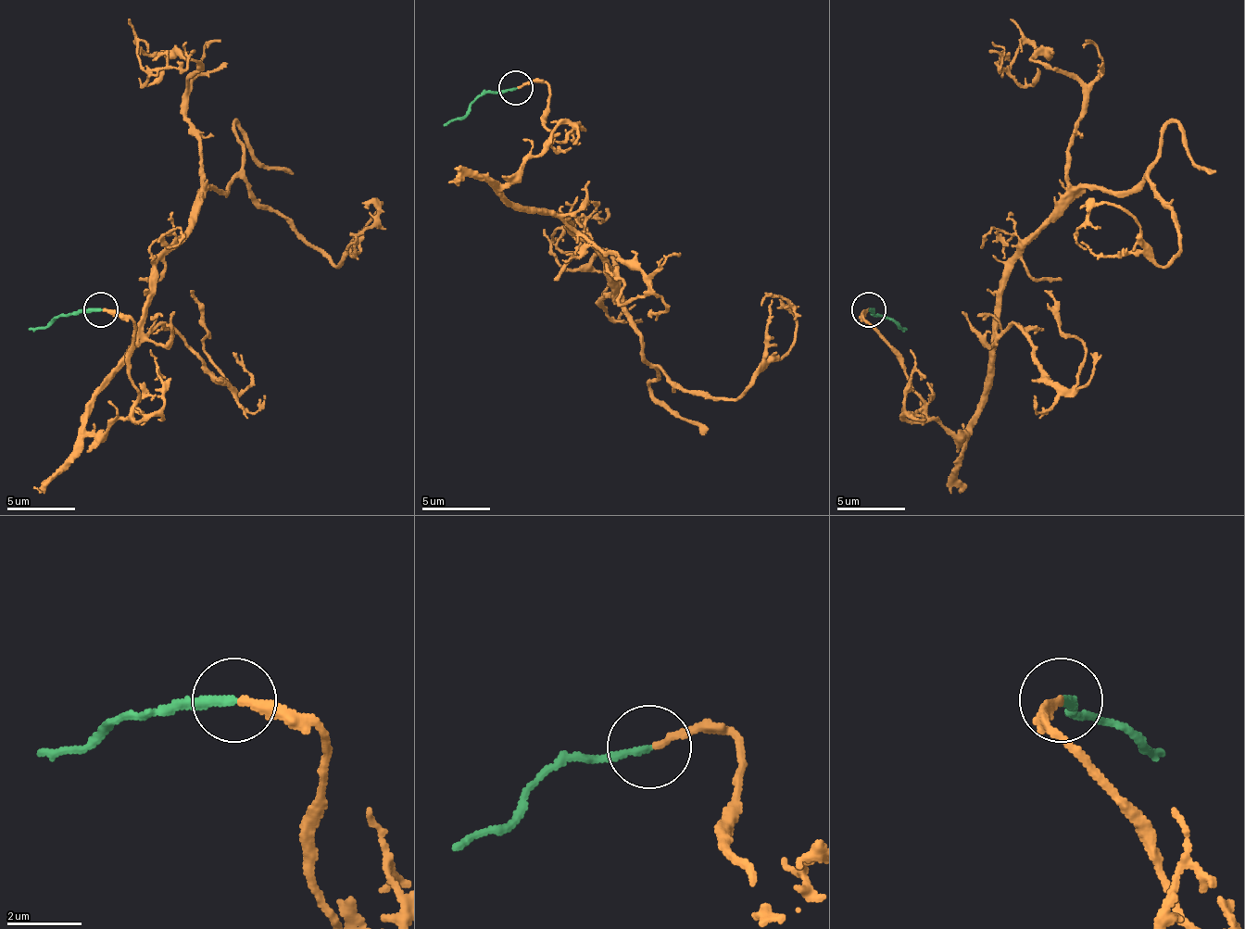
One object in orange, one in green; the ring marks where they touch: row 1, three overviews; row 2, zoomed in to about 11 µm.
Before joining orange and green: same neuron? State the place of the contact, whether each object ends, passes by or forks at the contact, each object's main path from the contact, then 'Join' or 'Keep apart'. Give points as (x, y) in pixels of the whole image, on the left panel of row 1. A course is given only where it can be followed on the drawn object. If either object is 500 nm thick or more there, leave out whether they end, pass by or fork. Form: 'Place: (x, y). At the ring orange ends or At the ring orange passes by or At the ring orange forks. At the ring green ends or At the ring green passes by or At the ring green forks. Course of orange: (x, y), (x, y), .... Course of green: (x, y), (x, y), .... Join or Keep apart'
Place: (100, 309). At the ring orange ends. At the ring green ends. Course of orange: (101, 310), (132, 320), (136, 410), (88, 431), (153, 266), (207, 186), (235, 180), (335, 266), (380, 228). Course of green: (101, 310), (60, 314), (46, 327), (30, 331). Join

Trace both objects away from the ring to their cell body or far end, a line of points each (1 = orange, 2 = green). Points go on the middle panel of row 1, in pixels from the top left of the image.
1: (516, 87), (547, 87), (551, 142), (503, 183), (598, 256), (650, 362), (733, 399), (771, 296), (795, 320)
2: (516, 87), (485, 90), (461, 118), (445, 125)

